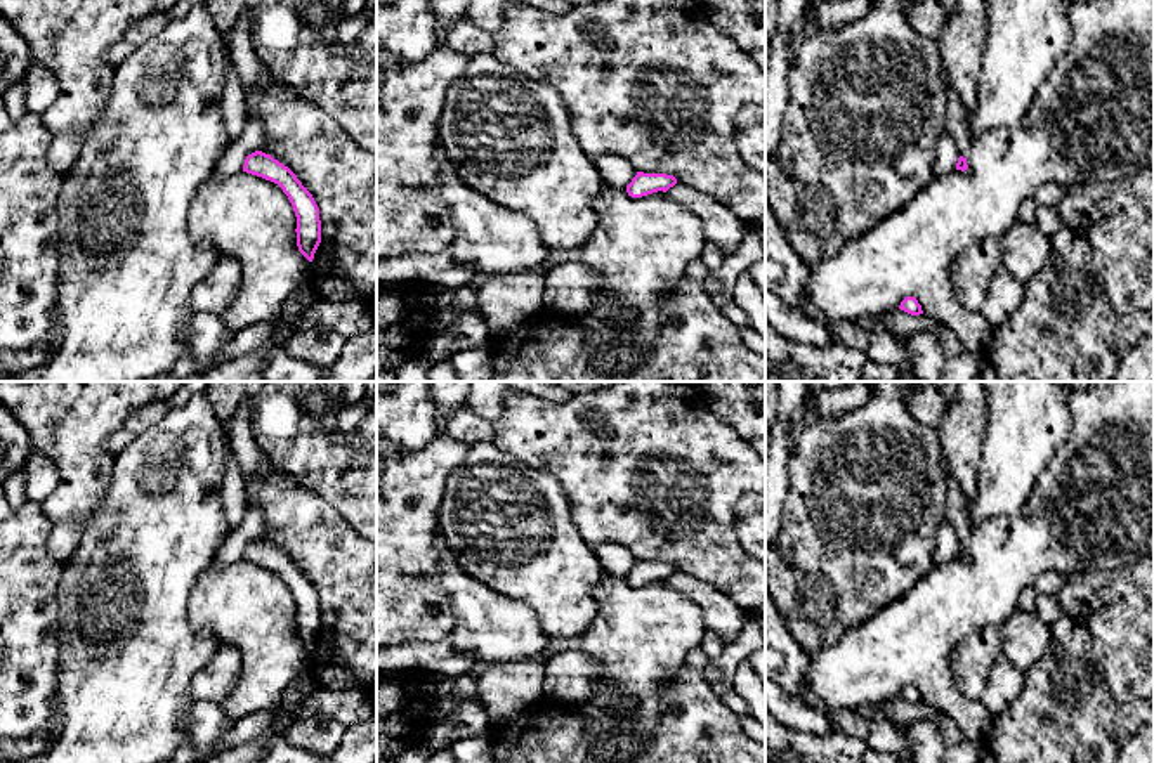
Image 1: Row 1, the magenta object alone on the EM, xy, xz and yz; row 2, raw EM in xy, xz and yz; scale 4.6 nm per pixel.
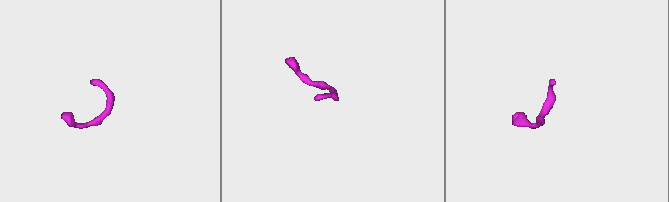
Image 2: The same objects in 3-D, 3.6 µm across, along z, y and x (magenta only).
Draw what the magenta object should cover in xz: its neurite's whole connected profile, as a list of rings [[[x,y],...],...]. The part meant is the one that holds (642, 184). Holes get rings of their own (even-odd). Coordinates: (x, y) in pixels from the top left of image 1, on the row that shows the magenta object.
[[[637,172],[637,175],[626,186],[626,192],[632,198],[642,198],[658,191],[666,192],[675,184],[677,179],[673,175]]]

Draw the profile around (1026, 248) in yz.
[[[1015,222],[1001,238],[1003,269],[1022,286],[1031,281],[1052,255],[1052,238],[1036,224]]]

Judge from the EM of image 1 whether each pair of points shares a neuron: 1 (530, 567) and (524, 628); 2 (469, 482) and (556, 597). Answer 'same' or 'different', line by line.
1: different
2: same

